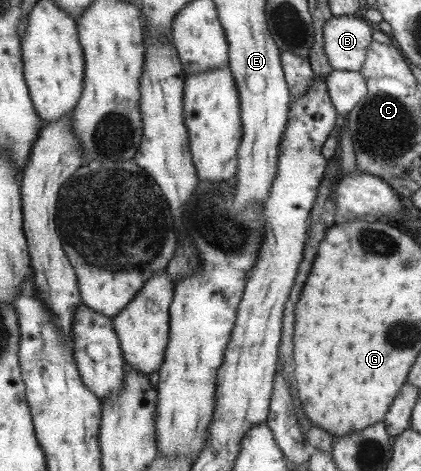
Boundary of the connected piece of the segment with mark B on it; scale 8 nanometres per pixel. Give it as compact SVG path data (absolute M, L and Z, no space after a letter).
M331 16L324 28L324 39L325 52L332 70L347 72L360 72L370 44L374 42L371 24L354 16Z

